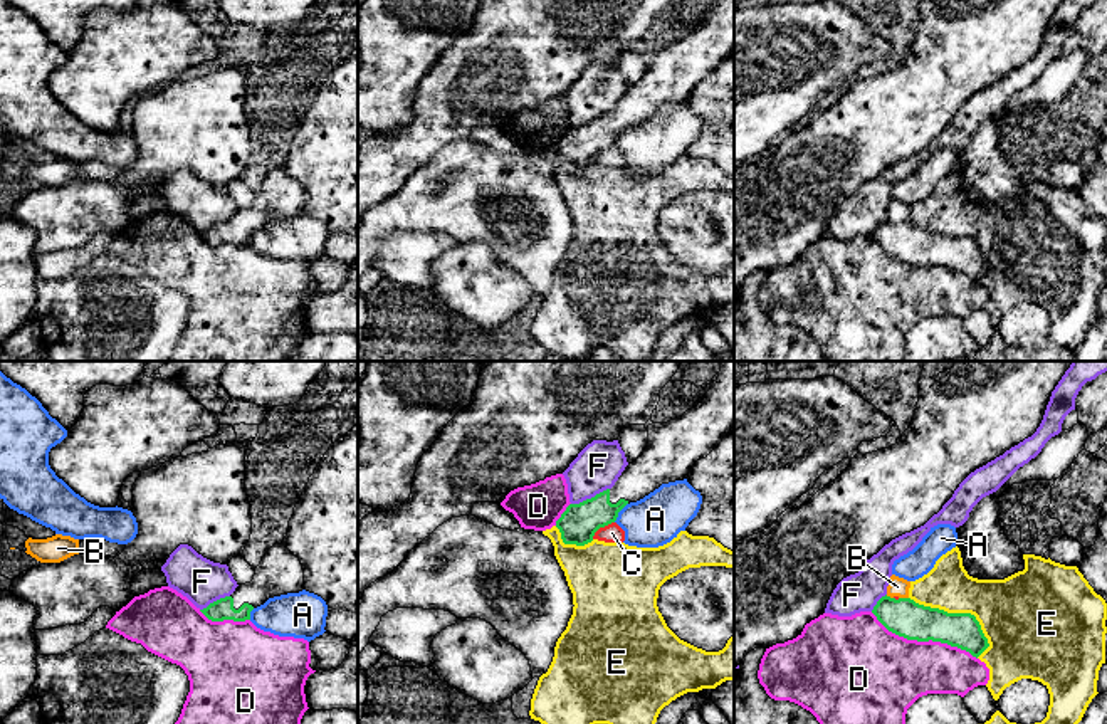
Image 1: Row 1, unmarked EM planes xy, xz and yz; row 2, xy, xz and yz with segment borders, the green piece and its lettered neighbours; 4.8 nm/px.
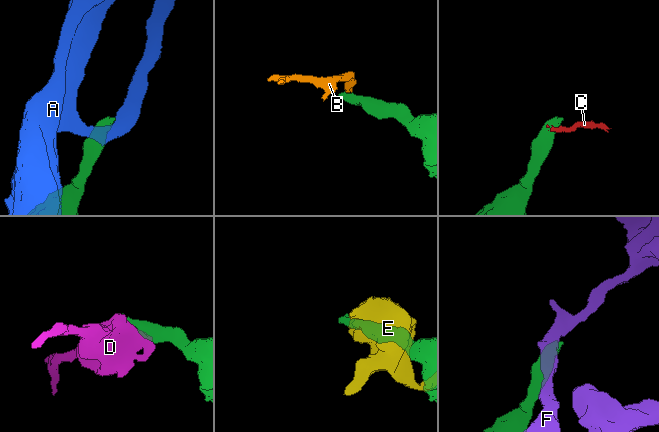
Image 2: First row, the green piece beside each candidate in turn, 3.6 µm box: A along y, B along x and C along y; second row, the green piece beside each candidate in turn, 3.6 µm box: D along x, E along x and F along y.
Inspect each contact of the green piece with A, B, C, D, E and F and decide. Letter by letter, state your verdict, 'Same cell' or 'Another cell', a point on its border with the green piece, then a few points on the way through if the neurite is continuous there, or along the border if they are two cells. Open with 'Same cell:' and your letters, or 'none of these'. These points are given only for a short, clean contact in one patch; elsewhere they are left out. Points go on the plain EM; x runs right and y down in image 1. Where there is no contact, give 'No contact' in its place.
Same cell: none of these
A: Another cell. Touches green at xz (619, 135). Boundary: xz (627, 126), (613, 145)
B: Another cell. Touches green at yz (904, 222). Boundary: yz (899, 220), (907, 222)
C: Another cell. Touches green at xz (602, 150). Boundary: xz (613, 145), (602, 150), (592, 162)
D: Another cell. Touches green at yz (924, 264)
E: Another cell. Touches green at yz (956, 237)
F: Another cell. Touches green at xz (592, 121). Boundary: xz (608, 111), (571, 128)

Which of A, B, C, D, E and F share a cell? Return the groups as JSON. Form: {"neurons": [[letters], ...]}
{"neurons": [["A"], ["B", "C"], ["D"], ["E"], ["F"]]}

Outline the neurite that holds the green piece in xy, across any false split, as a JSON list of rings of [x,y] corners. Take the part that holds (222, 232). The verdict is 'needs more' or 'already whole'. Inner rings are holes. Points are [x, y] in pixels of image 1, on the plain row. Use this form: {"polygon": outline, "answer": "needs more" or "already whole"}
{"polygon": [[[281,166],[265,176],[250,207],[239,208],[230,220],[220,222],[200,235],[212,245],[245,245],[250,244],[250,235],[269,222],[302,213],[306,213],[302,188]]], "answer": "needs more"}

